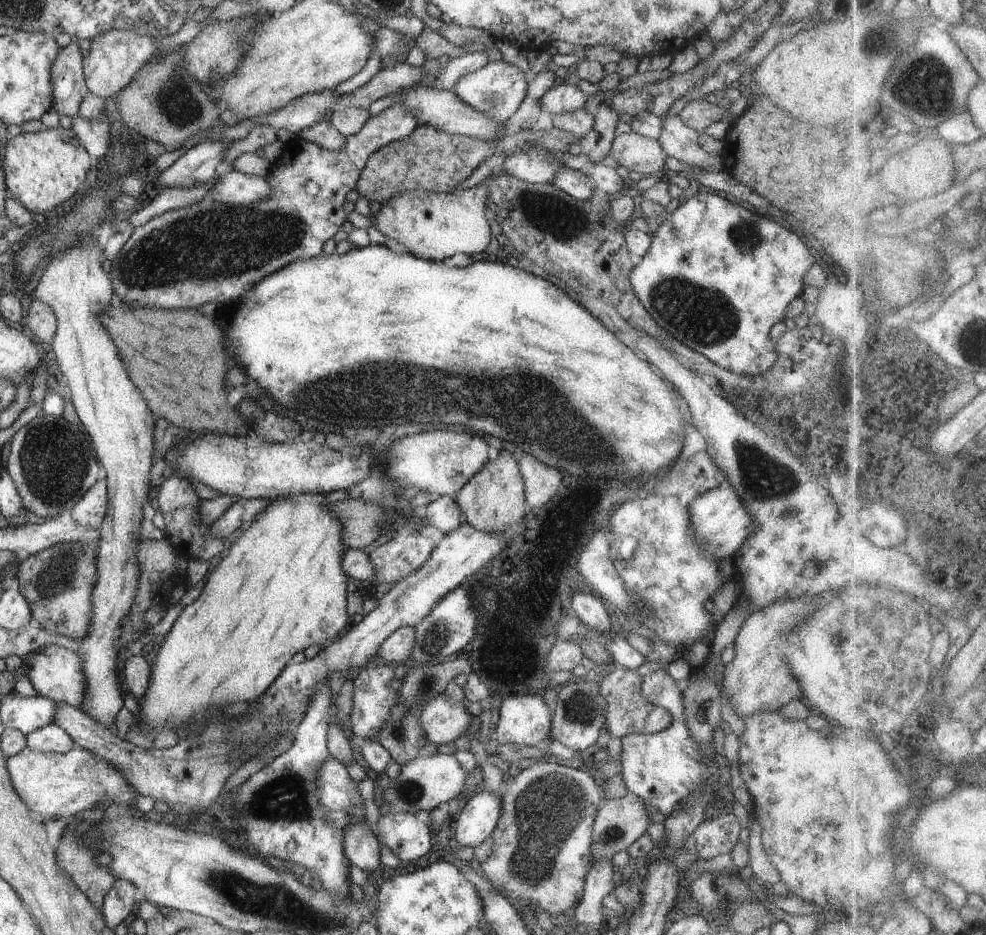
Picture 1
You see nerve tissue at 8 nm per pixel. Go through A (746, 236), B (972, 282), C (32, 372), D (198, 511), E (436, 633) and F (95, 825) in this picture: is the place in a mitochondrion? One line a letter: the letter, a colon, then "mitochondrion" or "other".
A: mitochondrion
B: other
C: other
D: other
E: mitochondrion
F: other

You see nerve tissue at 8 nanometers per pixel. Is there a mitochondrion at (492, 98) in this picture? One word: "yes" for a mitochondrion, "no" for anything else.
yes

